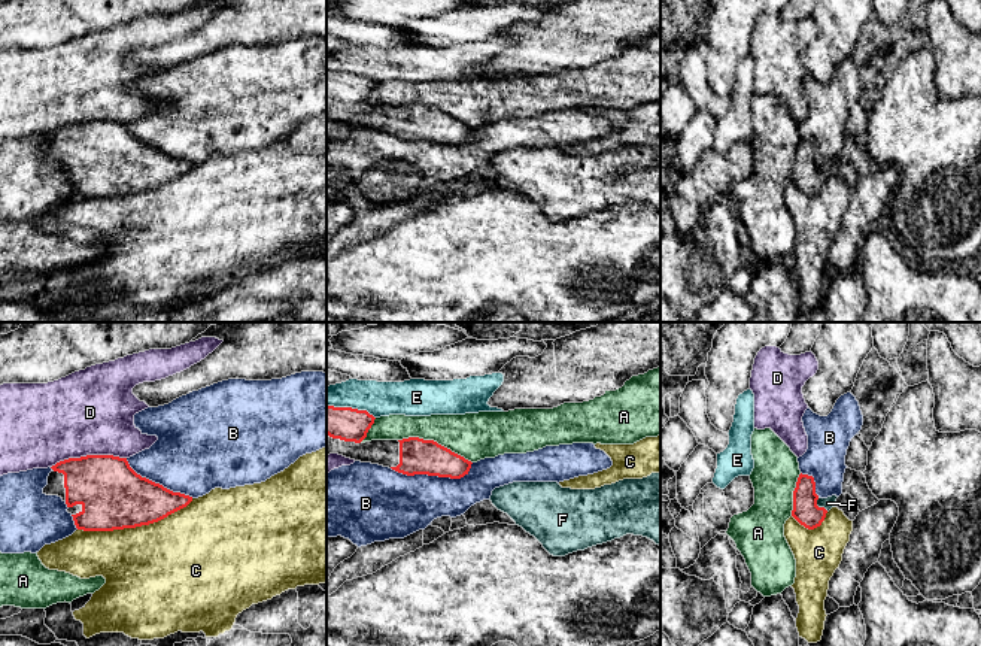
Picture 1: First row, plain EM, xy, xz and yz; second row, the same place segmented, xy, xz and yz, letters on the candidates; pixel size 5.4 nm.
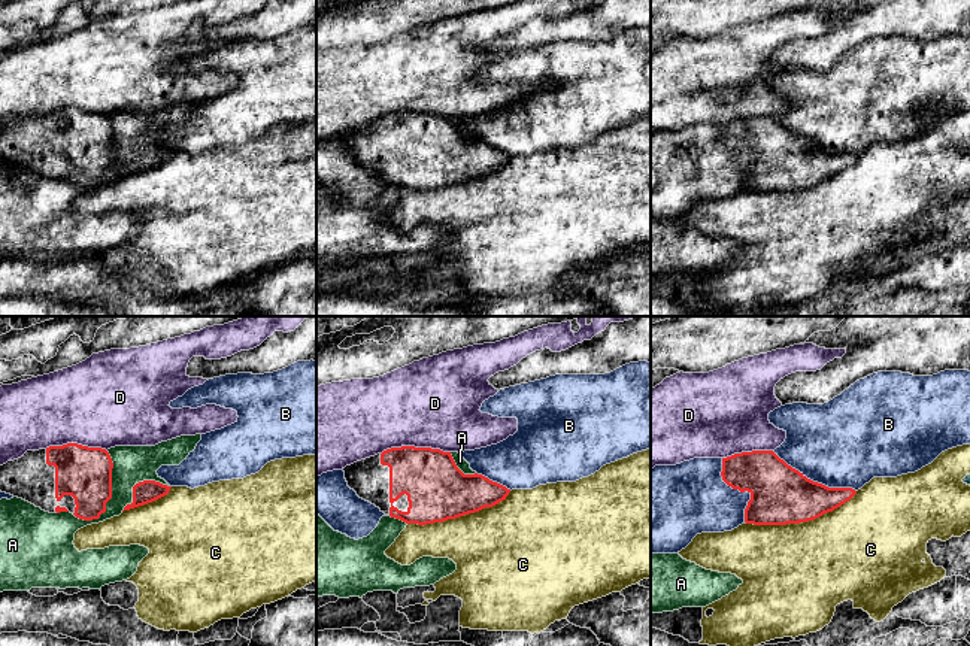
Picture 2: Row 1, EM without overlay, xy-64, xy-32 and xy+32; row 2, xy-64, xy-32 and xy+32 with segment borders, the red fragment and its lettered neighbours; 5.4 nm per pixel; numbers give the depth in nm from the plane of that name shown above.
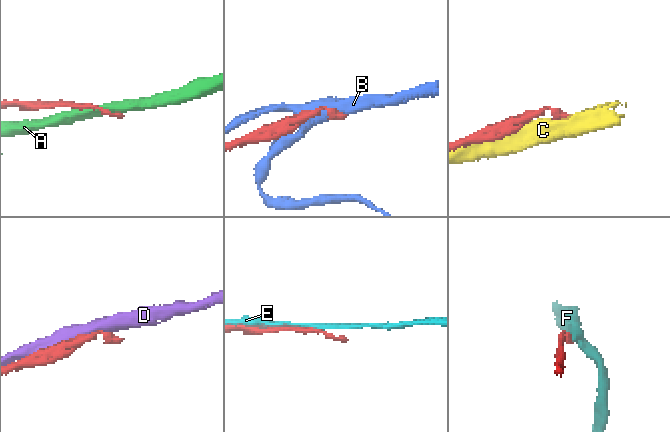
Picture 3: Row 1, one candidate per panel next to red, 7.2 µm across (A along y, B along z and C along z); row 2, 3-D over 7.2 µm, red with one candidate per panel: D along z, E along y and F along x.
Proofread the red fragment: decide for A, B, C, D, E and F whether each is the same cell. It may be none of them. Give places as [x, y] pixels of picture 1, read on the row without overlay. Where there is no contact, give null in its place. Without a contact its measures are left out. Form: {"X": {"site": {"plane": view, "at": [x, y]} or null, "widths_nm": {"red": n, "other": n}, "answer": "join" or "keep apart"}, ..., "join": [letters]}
{"A": {"site": {"plane": "xz", "at": [436, 108]}, "widths_nm": {"red": 190, "other": 260}, "answer": "keep apart"}, "B": {"site": {"plane": "xz", "at": [433, 140]}, "widths_nm": {"red": 190, "other": 340}, "answer": "keep apart"}, "C": {"site": {"plane": "xy", "at": [134, 193]}, "widths_nm": {"red": 360, "other": 500}, "answer": "keep apart"}, "D": {"site": {"plane": "xy", "at": [88, 121]}, "widths_nm": {"red": 360, "other": 460}, "answer": "keep apart"}, "E": {"site": {"plane": "xz", "at": [351, 73]}, "widths_nm": {"red": 180, "other": 190}, "answer": "keep apart"}, "F": {"site": {"plane": "yz", "at": [817, 172]}, "widths_nm": {"red": 140, "other": 70}, "answer": "join"}, "join": ["F"]}

